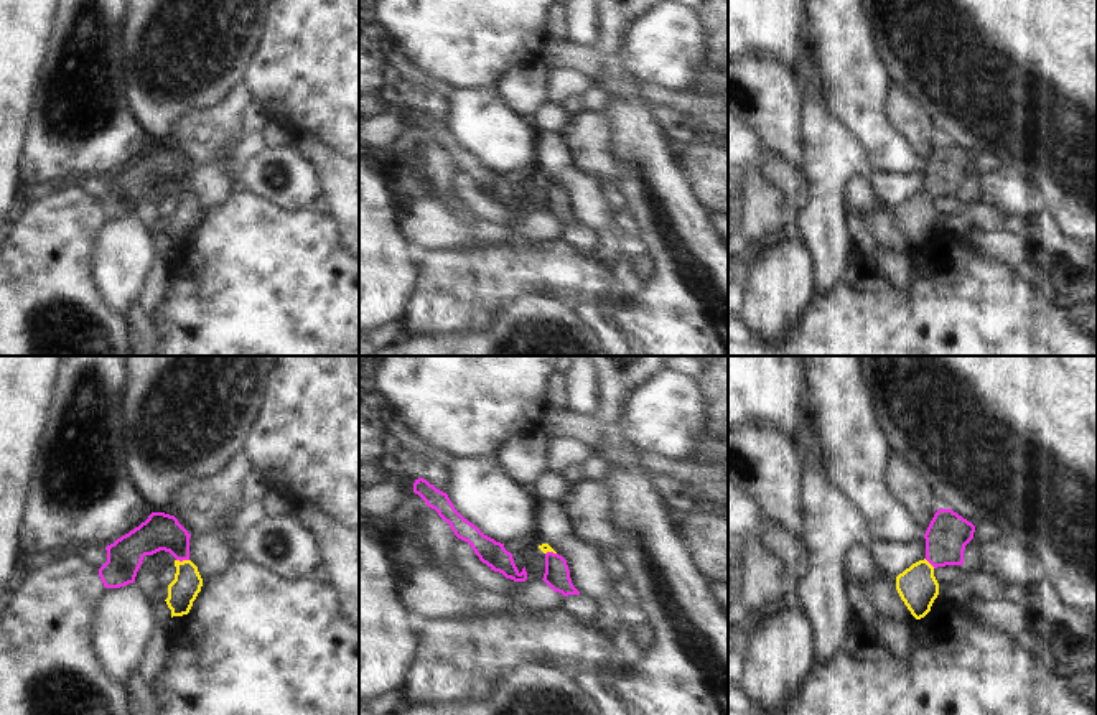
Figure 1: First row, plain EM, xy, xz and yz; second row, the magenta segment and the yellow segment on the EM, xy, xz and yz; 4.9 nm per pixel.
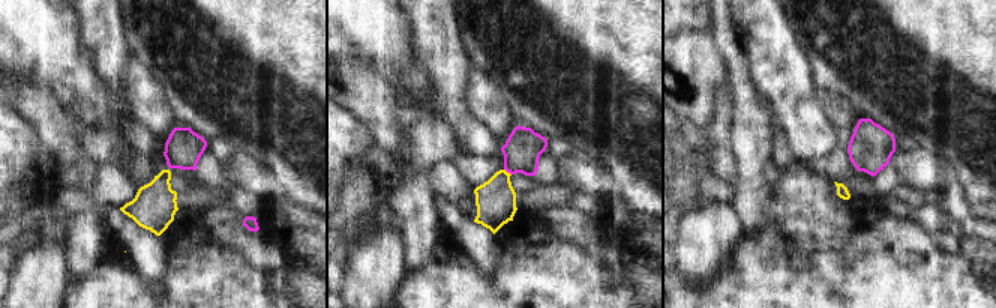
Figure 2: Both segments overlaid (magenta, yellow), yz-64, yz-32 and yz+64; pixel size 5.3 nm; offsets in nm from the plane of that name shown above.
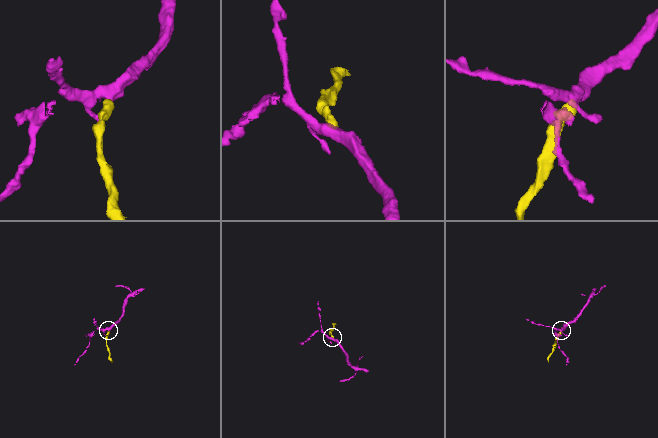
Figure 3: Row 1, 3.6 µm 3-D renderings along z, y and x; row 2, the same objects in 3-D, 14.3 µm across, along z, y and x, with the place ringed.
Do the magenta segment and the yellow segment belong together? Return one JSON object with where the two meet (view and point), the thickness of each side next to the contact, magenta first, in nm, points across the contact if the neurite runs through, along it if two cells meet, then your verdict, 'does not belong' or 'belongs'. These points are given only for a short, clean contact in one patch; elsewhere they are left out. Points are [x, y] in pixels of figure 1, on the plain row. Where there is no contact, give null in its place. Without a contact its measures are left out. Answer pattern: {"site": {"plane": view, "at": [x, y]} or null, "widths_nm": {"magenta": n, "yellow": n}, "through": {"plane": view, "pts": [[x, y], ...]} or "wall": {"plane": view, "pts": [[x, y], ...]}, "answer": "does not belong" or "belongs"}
{"site": {"plane": "xy", "at": [183, 190]}, "widths_nm": {"magenta": 180, "yellow": 140}, "through": {"plane": "xy", "pts": [[160, 162], [180, 182], [183, 190], [182, 223]]}, "answer": "belongs"}

